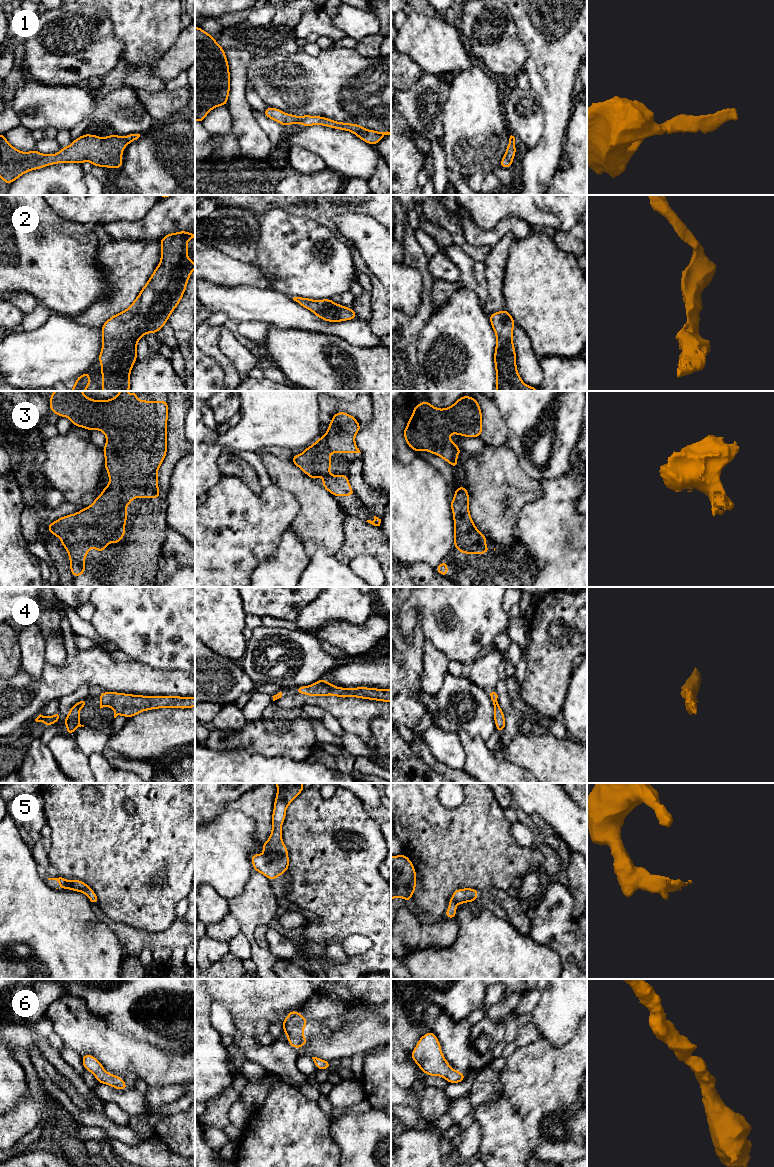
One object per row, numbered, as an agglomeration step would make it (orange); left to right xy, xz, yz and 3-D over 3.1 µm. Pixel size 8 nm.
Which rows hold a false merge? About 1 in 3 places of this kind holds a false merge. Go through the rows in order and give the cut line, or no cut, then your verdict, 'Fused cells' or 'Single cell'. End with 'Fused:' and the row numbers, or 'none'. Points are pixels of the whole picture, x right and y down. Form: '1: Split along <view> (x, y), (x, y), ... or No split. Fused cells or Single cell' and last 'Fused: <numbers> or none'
1: No split. Single cell
2: No split. Single cell
3: No split. Single cell
4: No split. Single cell
5: No split. Single cell
6: No split. Single cell
Fused: none

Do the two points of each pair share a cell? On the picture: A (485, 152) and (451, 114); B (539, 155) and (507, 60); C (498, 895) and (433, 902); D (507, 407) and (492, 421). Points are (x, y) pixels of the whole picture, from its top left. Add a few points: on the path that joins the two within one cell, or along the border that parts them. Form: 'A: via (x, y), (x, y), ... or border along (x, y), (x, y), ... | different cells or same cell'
A: via (477, 143), (475, 138), (460, 123) | same cell
B: border along (525, 47), (527, 59), (522, 70) | different cells
C: border along (502, 889), (482, 889), (479, 891) | different cells
D: border along (493, 401), (506, 426), (506, 437) | different cells

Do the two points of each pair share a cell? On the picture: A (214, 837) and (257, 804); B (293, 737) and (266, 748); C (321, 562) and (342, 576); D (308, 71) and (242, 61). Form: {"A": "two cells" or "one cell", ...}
{"A": "two cells", "B": "one cell", "C": "one cell", "D": "two cells"}

